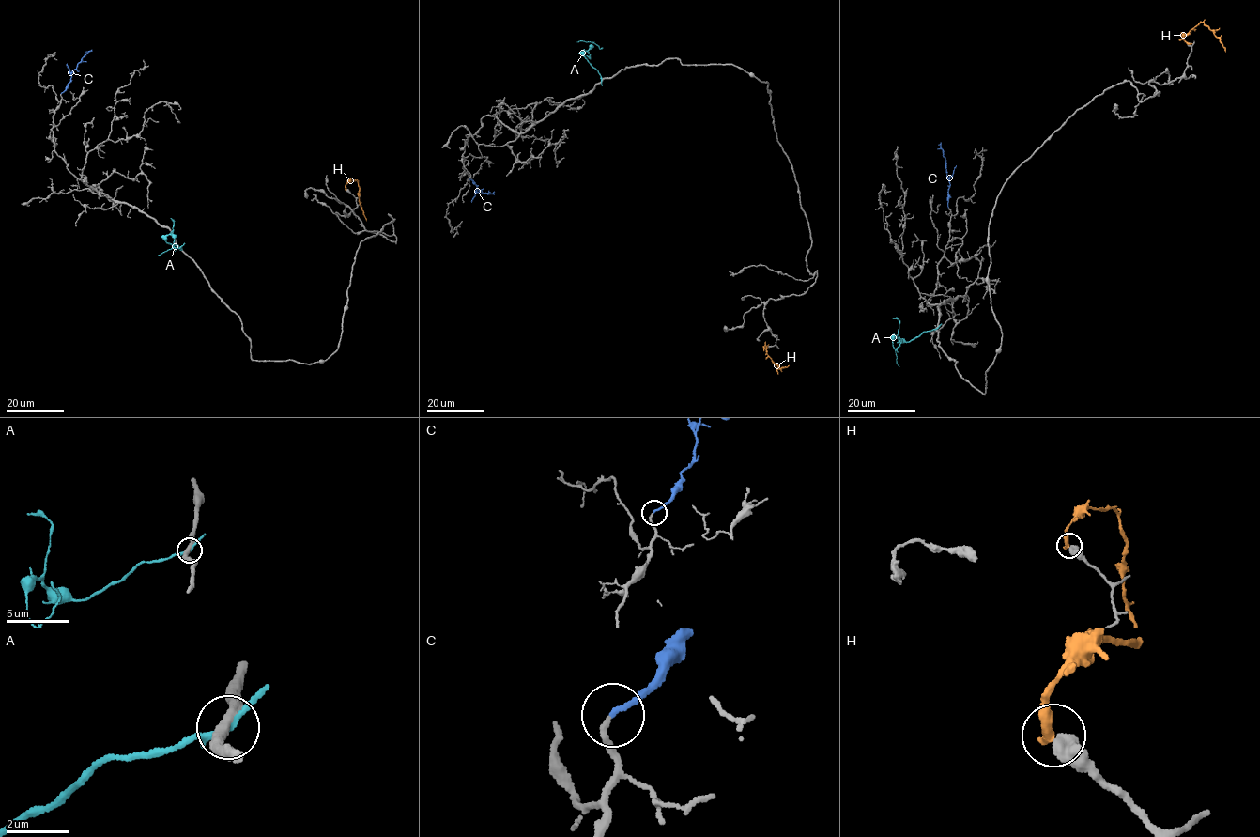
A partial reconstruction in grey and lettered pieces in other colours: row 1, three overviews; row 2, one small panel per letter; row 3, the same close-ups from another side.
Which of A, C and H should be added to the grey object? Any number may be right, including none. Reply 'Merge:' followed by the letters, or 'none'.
Merge: C

